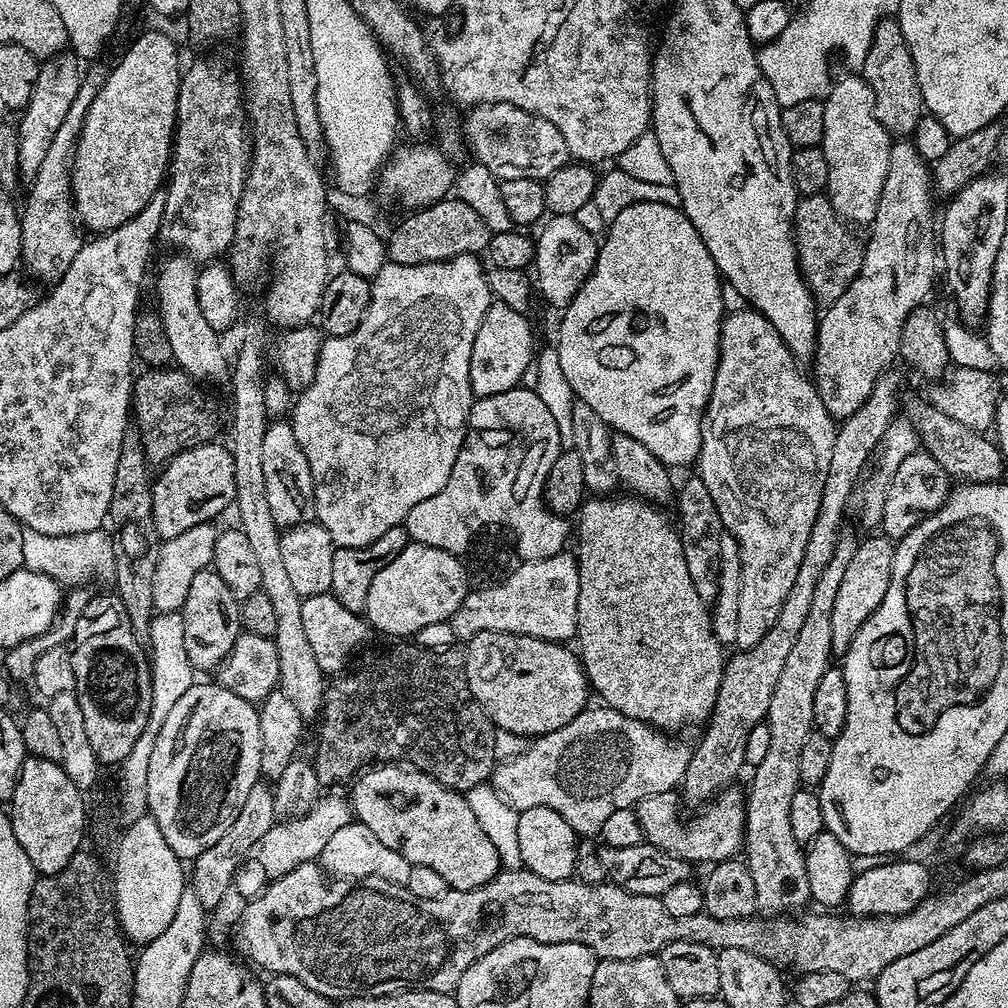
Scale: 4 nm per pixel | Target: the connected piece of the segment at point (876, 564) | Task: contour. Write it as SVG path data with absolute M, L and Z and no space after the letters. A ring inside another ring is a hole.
M868 534L868 537L857 543L854 550L854 558L850 558L850 563L846 565L846 571L842 573L842 582L838 585L838 594L834 597L834 610L830 610L830 642L832 651L836 654L847 652L849 646L854 642L858 630L862 630L864 623L882 606L882 598L886 598L886 589L890 587L890 574L894 566L895 543L883 534Z

